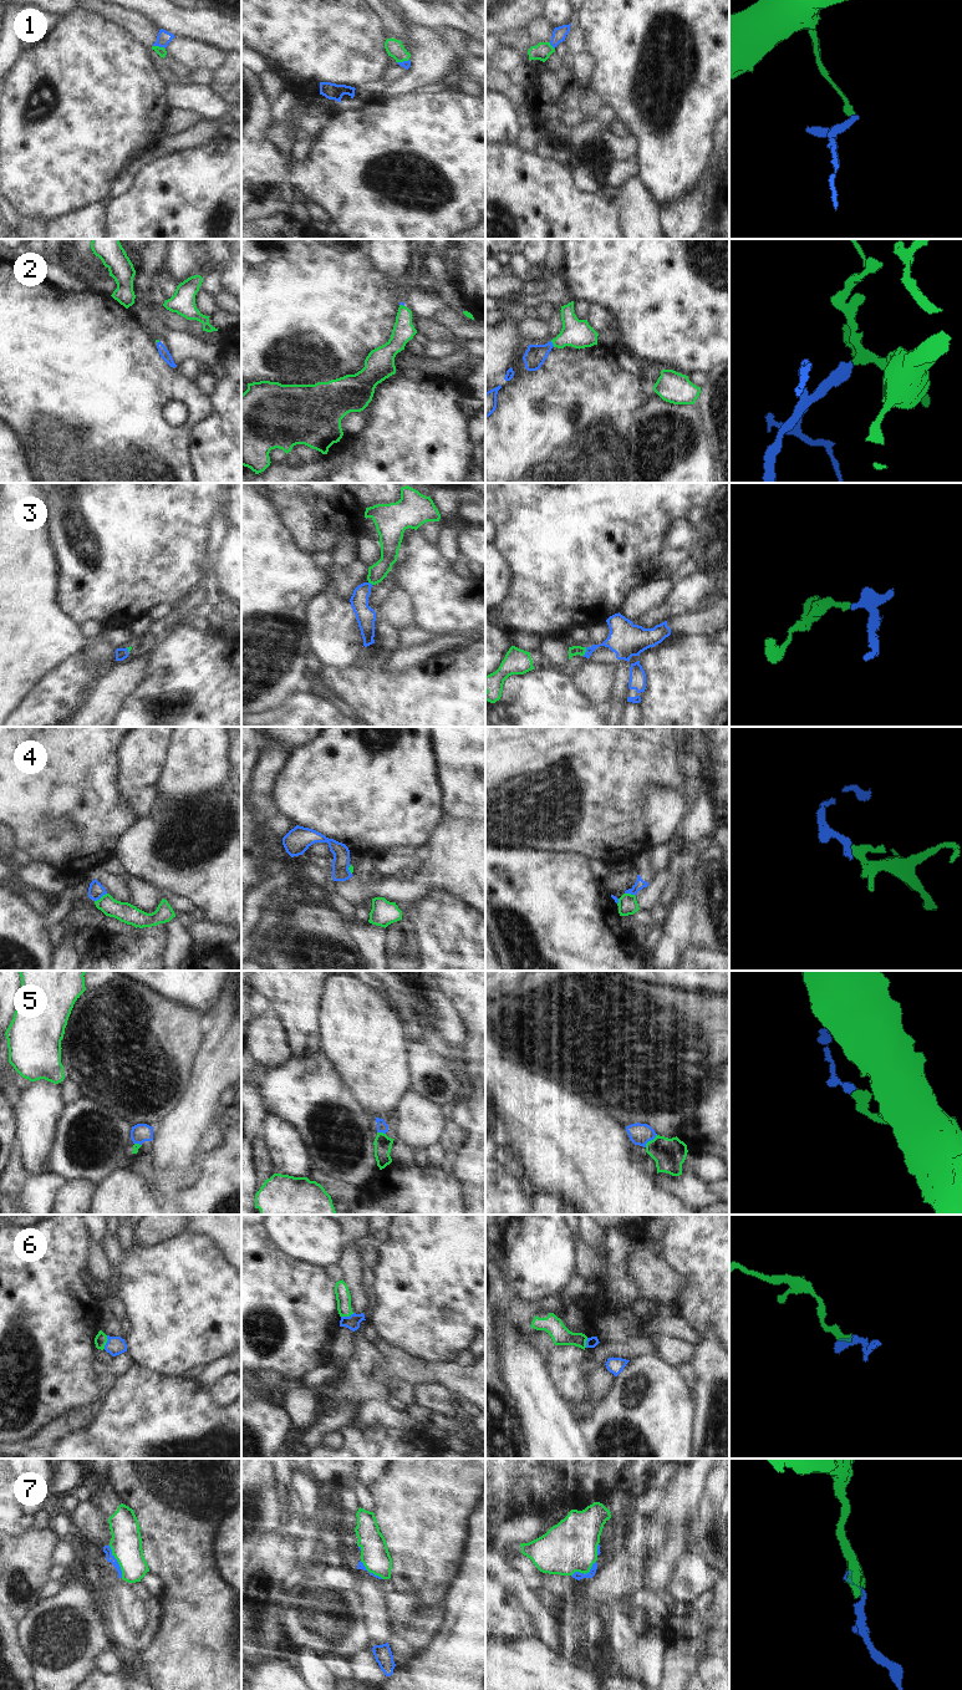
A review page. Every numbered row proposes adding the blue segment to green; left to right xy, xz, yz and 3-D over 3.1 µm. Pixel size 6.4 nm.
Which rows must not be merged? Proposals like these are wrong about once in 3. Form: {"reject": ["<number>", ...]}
{"reject": ["4"]}

